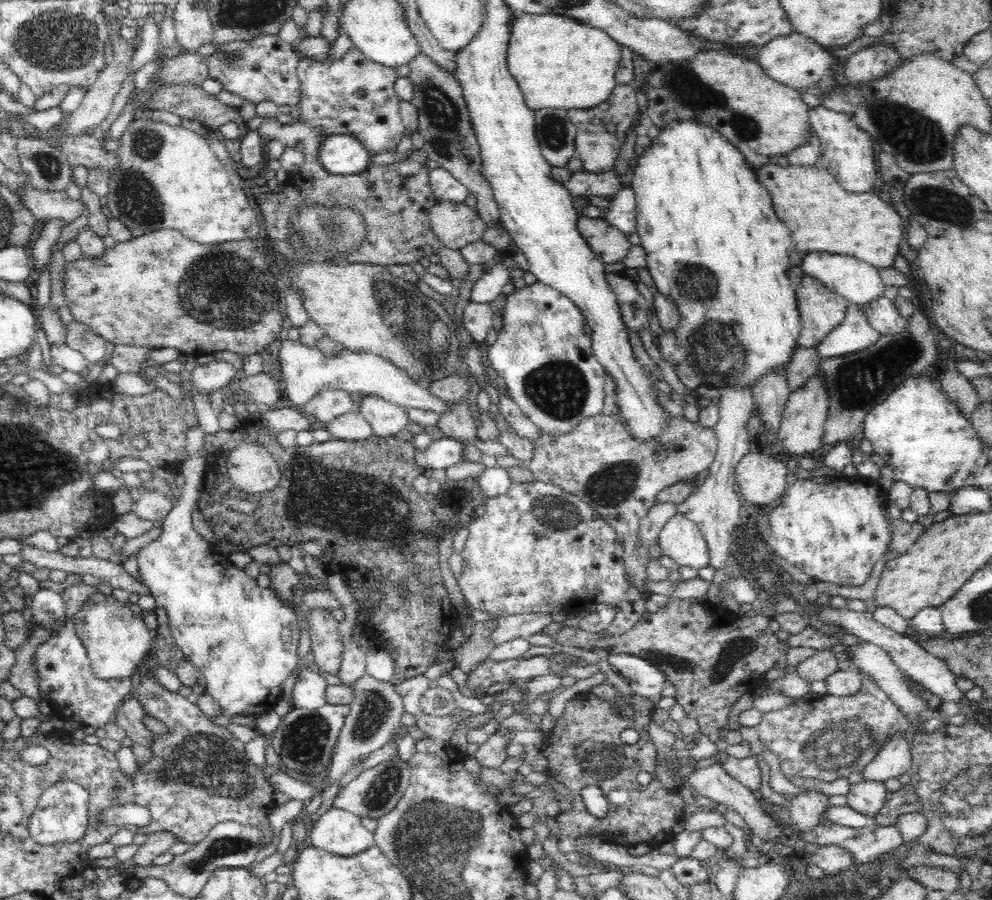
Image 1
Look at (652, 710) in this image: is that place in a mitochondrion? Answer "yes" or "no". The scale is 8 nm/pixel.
no

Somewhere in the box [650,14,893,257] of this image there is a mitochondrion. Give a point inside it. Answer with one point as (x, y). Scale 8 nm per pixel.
(696, 94)

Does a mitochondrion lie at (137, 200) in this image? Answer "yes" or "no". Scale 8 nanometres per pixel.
yes

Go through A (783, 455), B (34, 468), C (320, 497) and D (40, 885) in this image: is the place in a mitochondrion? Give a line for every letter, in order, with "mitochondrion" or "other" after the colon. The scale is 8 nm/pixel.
A: other
B: mitochondrion
C: mitochondrion
D: other

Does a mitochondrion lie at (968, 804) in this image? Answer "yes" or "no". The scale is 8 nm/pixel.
yes

